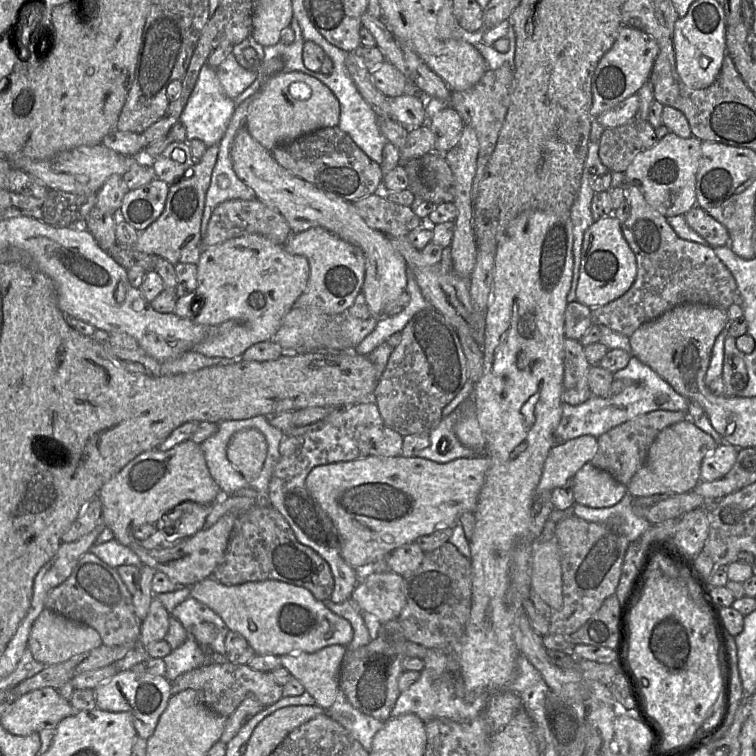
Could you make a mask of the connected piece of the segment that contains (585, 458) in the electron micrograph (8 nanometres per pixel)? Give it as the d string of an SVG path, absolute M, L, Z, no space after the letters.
M583 435L566 442L556 442L545 460L542 477L536 488L536 496L551 495L555 488L563 486L568 479L573 478L583 465L591 462L596 453L597 443L598 438L592 435Z

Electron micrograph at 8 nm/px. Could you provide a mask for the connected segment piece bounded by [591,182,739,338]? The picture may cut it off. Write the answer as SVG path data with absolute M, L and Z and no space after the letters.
M626 182L622 188L631 212L621 224L621 230L635 254L637 275L624 295L605 306L591 309L594 325L606 326L630 338L642 324L659 318L681 304L703 304L727 311L732 304L738 303L735 278L711 246L680 238L667 218L647 203L637 187Z

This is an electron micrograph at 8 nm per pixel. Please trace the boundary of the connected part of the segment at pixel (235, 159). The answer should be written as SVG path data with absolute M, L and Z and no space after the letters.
M246 126L235 136L230 156L239 179L254 191L257 199L275 209L286 219L293 234L321 227L362 250L366 260L362 293L372 317L384 316L385 306L404 293L407 285L406 263L395 249L390 237L370 228L358 214L353 202L327 196L313 184L281 167L272 152L257 142Z

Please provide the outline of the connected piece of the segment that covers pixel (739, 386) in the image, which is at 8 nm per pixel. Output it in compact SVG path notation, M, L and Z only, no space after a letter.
M728 334L724 342L724 363L722 377L726 396L738 396L747 386L749 376L743 353L737 348L735 338Z

